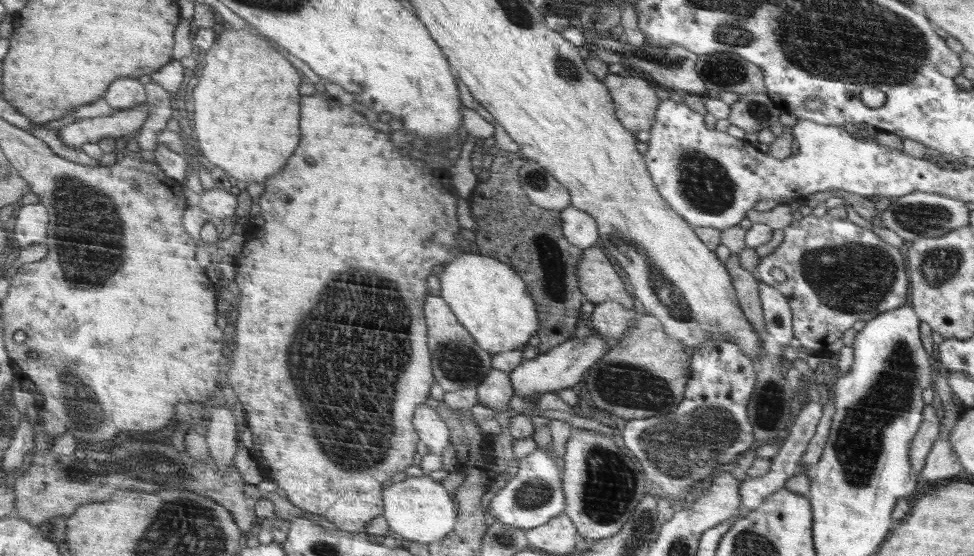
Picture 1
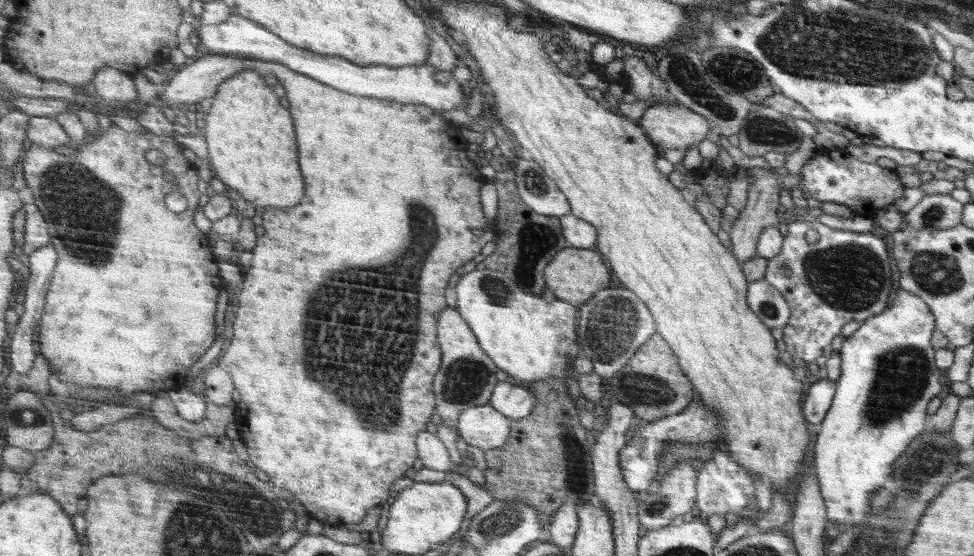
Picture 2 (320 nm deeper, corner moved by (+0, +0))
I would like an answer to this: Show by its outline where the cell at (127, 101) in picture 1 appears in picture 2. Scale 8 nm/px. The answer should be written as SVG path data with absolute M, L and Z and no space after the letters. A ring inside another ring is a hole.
M108 66L96 73L94 90L102 99L120 107L130 105L130 100L136 98L136 88L126 72Z

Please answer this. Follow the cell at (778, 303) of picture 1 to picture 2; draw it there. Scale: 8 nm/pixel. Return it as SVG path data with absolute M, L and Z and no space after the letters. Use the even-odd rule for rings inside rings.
M764 279L747 285L747 303L768 327L783 328L791 320L787 297Z

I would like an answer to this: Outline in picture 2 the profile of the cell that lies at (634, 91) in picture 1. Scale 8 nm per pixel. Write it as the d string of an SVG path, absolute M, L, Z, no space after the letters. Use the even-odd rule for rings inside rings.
M673 104L648 107L639 122L662 151L674 149L685 152L691 146L698 147L711 130L708 119L687 107Z

